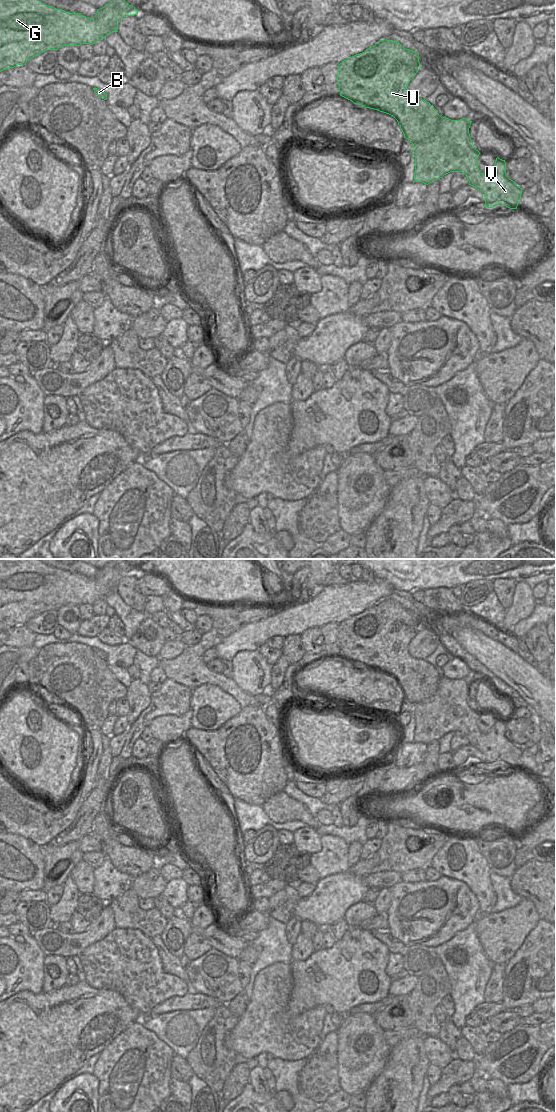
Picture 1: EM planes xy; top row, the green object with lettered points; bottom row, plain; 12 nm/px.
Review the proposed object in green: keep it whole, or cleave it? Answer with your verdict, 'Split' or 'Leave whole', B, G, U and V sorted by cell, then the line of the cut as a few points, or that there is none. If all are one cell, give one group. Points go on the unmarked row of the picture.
Split. Groups: B G U / V. Split along xy (441, 677), (432, 696), (413, 704).

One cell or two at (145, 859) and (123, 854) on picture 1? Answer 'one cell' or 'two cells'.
one cell

